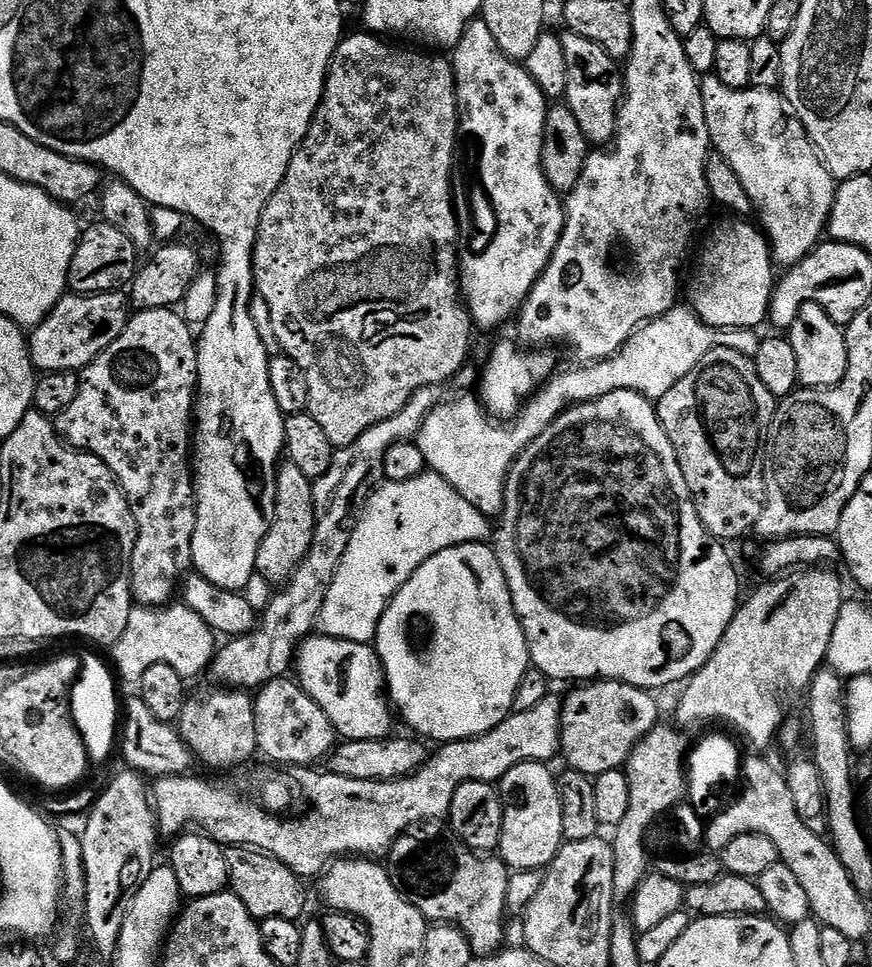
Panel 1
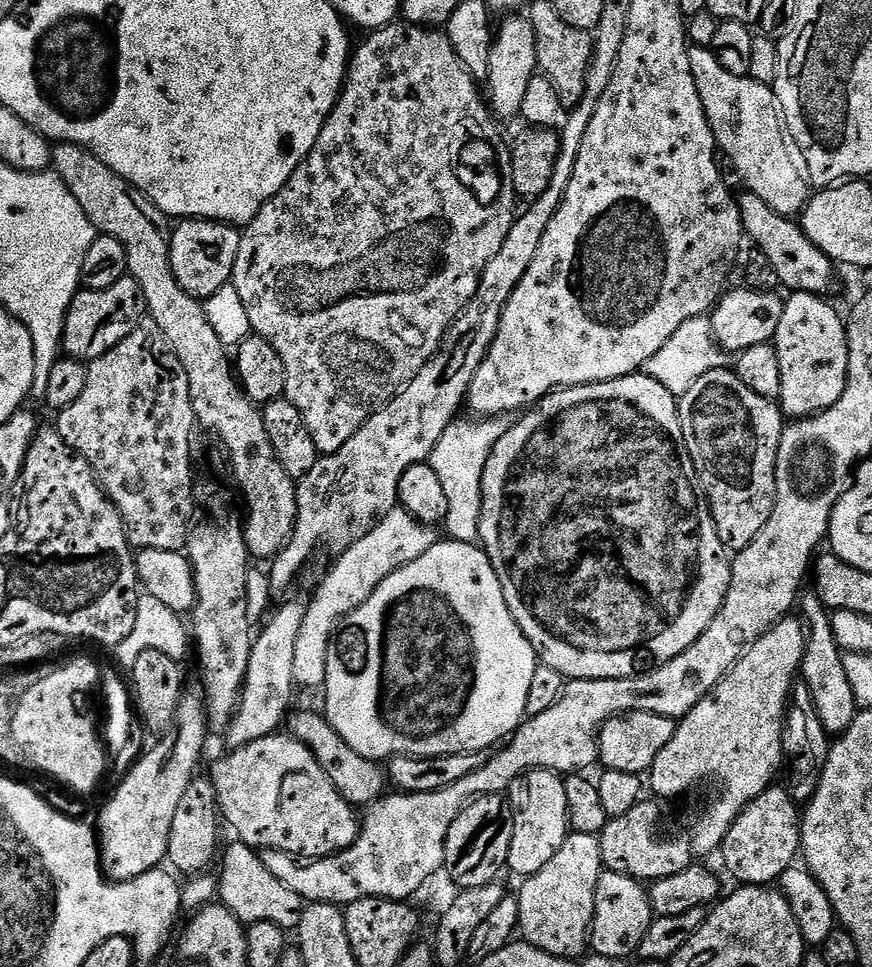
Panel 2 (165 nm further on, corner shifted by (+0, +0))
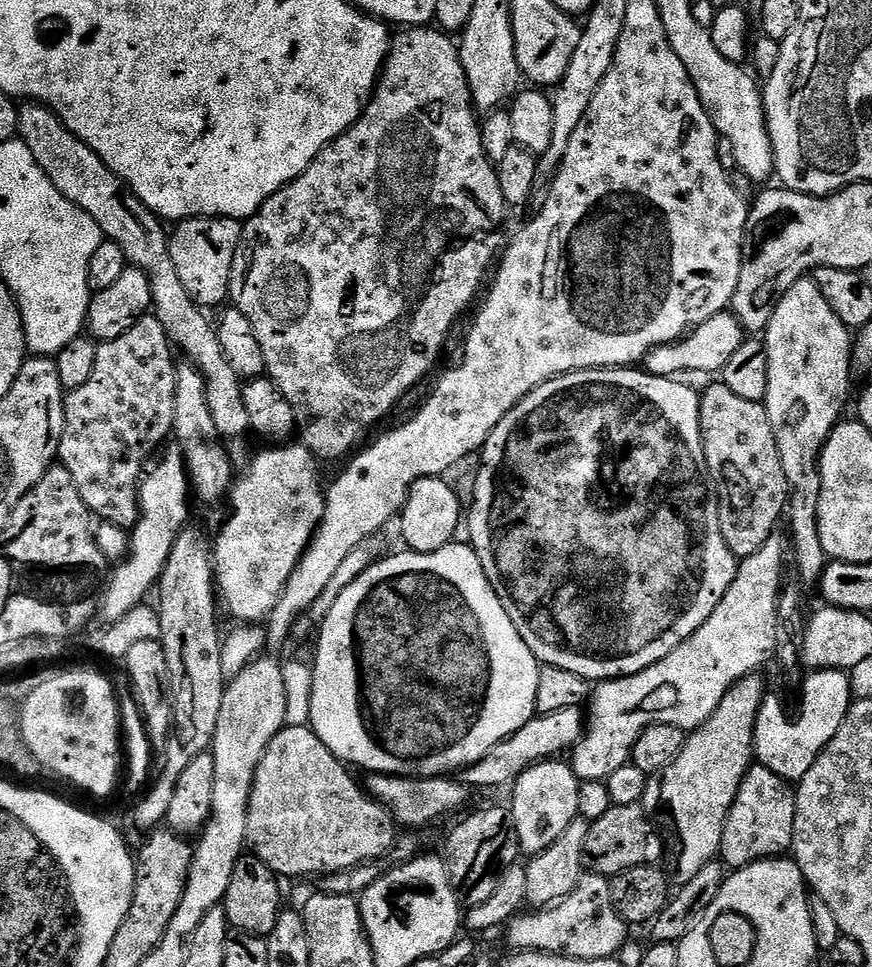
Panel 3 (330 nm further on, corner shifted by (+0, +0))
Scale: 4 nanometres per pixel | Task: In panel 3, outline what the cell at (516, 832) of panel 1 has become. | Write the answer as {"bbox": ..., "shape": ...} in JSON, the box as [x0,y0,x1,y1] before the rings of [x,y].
{"bbox":[510,758,582,857],"shape":[[[556,758],[542,760],[539,764],[534,765],[533,768],[527,768],[517,778],[516,783],[511,785],[512,804],[510,803],[510,811],[512,813],[512,824],[516,827],[519,851],[521,853],[525,852],[525,857],[537,856],[542,850],[554,846],[554,842],[558,842],[558,838],[562,838],[562,830],[566,830],[566,826],[570,826],[570,822],[574,822],[580,816],[578,790],[582,782],[574,774],[571,763],[564,762],[564,764],[559,764],[560,762]]]}

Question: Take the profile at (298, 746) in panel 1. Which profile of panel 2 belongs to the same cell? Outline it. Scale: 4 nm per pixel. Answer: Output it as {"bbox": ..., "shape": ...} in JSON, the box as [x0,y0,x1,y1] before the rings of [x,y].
{"bbox":[287,711,390,806],"shape":[[[319,711],[294,712],[287,717],[287,731],[314,754],[314,758],[320,763],[322,770],[326,770],[330,782],[334,782],[338,794],[342,794],[347,804],[367,806],[385,795],[384,787],[388,788],[390,781],[379,763],[362,758],[362,754],[350,750],[350,746],[346,746],[346,742],[342,742],[342,738],[332,731],[327,719]]]}

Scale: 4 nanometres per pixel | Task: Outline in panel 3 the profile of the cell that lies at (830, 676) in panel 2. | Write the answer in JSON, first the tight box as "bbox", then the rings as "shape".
{"bbox":[762,278,854,585],"shape":[[[802,278],[797,284],[790,286],[784,296],[780,297],[762,339],[764,347],[768,349],[768,385],[766,386],[766,394],[762,403],[768,411],[770,430],[774,430],[774,442],[778,446],[778,454],[782,460],[782,474],[786,474],[786,482],[790,489],[790,516],[792,512],[792,544],[790,540],[790,548],[791,551],[792,548],[796,551],[796,568],[800,571],[801,578],[806,583],[815,585],[826,567],[826,557],[822,550],[822,540],[818,538],[818,498],[820,497],[820,470],[818,461],[820,451],[824,449],[824,444],[828,441],[828,436],[832,433],[833,428],[841,423],[842,416],[840,416],[840,411],[843,410],[844,403],[848,400],[848,387],[852,384],[852,372],[854,373],[854,336],[850,329],[838,318],[838,314],[834,314],[834,310],[830,310],[830,302],[826,302],[826,298],[822,298],[822,290],[816,285],[815,279]]]}

